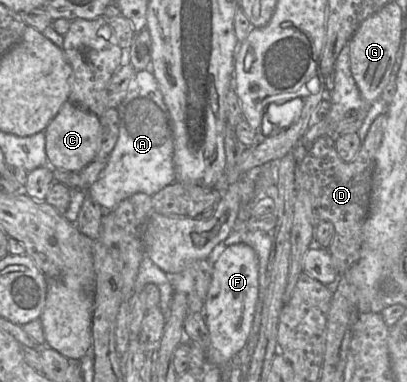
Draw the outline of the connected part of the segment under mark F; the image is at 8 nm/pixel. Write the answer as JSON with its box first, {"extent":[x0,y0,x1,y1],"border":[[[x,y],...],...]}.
{"extent":[202,243,259,365],"border":[[[243,243],[226,246],[213,263],[212,280],[202,311],[210,336],[210,344],[205,354],[208,365],[227,364],[229,359],[246,345],[258,298],[259,261],[255,250]]]}

